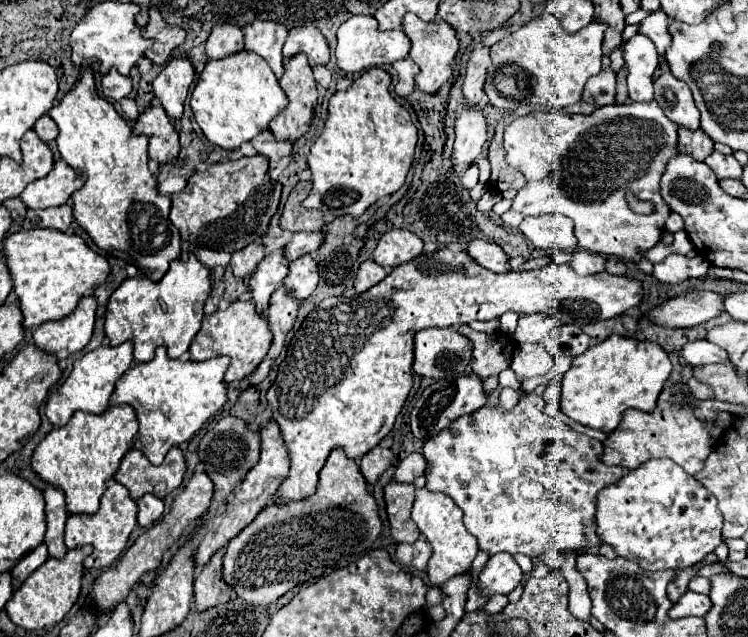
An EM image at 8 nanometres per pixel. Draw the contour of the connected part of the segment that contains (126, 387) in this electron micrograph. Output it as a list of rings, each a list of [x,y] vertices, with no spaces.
[[[158,348],[150,362],[132,364],[132,368],[116,382],[110,404],[130,404],[136,410],[140,432],[134,448],[142,450],[152,464],[162,464],[172,446],[190,440],[202,424],[226,404],[228,384],[224,384],[224,374],[228,364],[228,356],[210,358],[206,362],[182,362],[178,358],[168,358],[166,348]]]

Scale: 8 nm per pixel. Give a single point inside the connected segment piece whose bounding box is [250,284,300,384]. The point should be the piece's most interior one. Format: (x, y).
(283, 310)

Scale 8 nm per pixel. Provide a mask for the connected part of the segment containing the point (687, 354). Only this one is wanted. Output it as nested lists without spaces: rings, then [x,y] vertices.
[[[696,340],[688,342],[680,354],[686,358],[688,364],[692,366],[706,366],[706,364],[716,364],[716,362],[728,362],[728,352],[708,340]]]

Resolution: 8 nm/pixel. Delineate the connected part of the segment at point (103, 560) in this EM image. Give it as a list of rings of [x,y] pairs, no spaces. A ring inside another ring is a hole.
[[[110,478],[106,482],[106,486],[108,488],[102,496],[100,510],[96,514],[72,514],[66,522],[64,542],[68,548],[76,548],[76,546],[84,546],[84,544],[94,546],[94,552],[84,560],[84,568],[108,568],[114,560],[118,560],[118,556],[126,548],[130,532],[138,526],[138,522],[136,522],[138,504],[136,504],[136,500],[130,498],[128,488],[118,484],[114,478]]]

